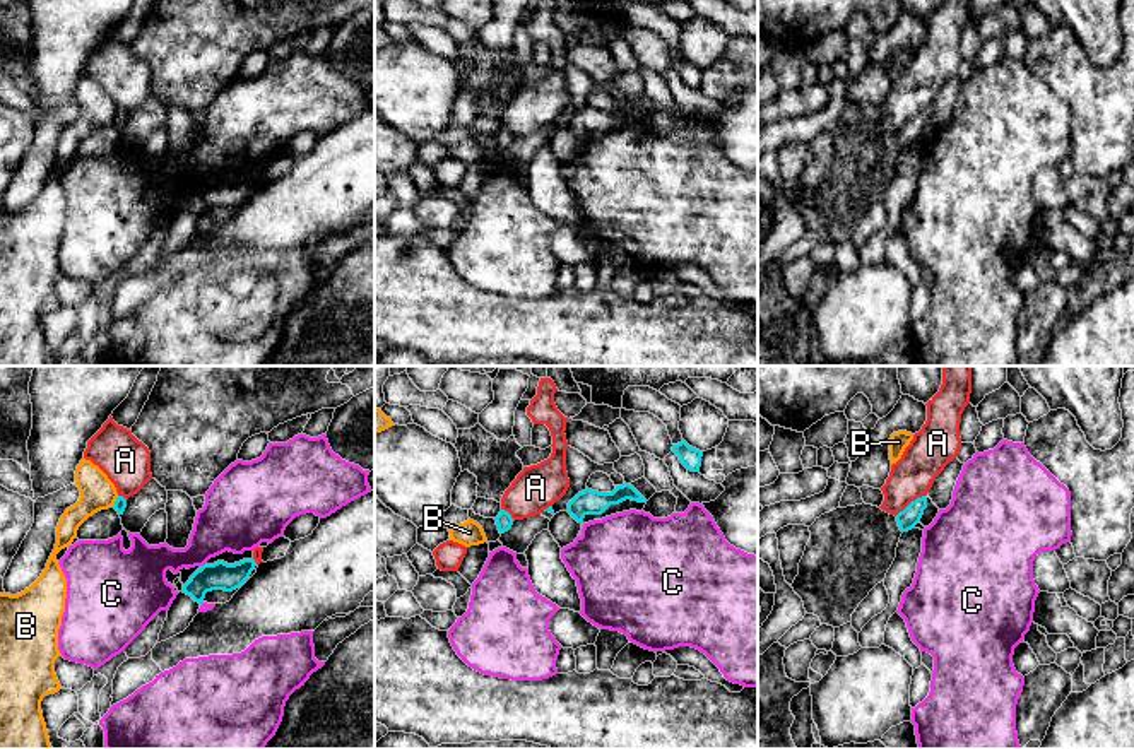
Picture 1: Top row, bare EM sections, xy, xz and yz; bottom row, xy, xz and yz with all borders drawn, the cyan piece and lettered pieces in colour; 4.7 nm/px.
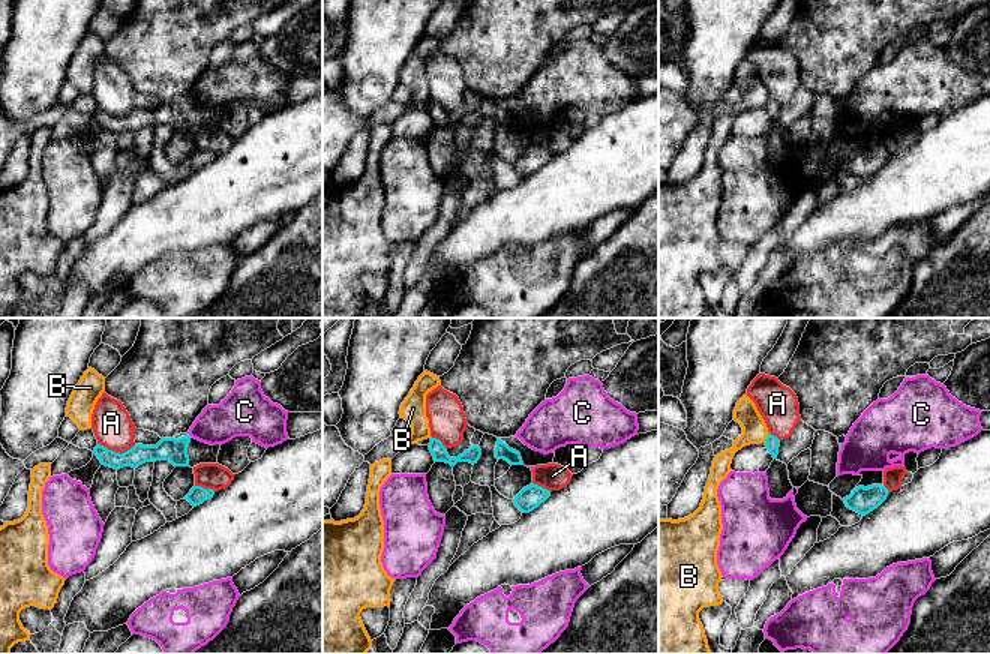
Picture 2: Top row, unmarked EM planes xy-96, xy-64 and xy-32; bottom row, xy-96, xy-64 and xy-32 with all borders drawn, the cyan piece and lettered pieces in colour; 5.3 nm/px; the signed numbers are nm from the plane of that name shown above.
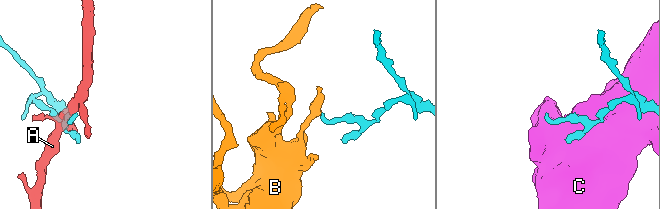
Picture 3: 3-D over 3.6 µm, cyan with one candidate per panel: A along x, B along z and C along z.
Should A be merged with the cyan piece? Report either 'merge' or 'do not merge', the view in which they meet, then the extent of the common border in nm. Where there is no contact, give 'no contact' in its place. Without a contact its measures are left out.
do not merge; contact in yz; length 170 nm

